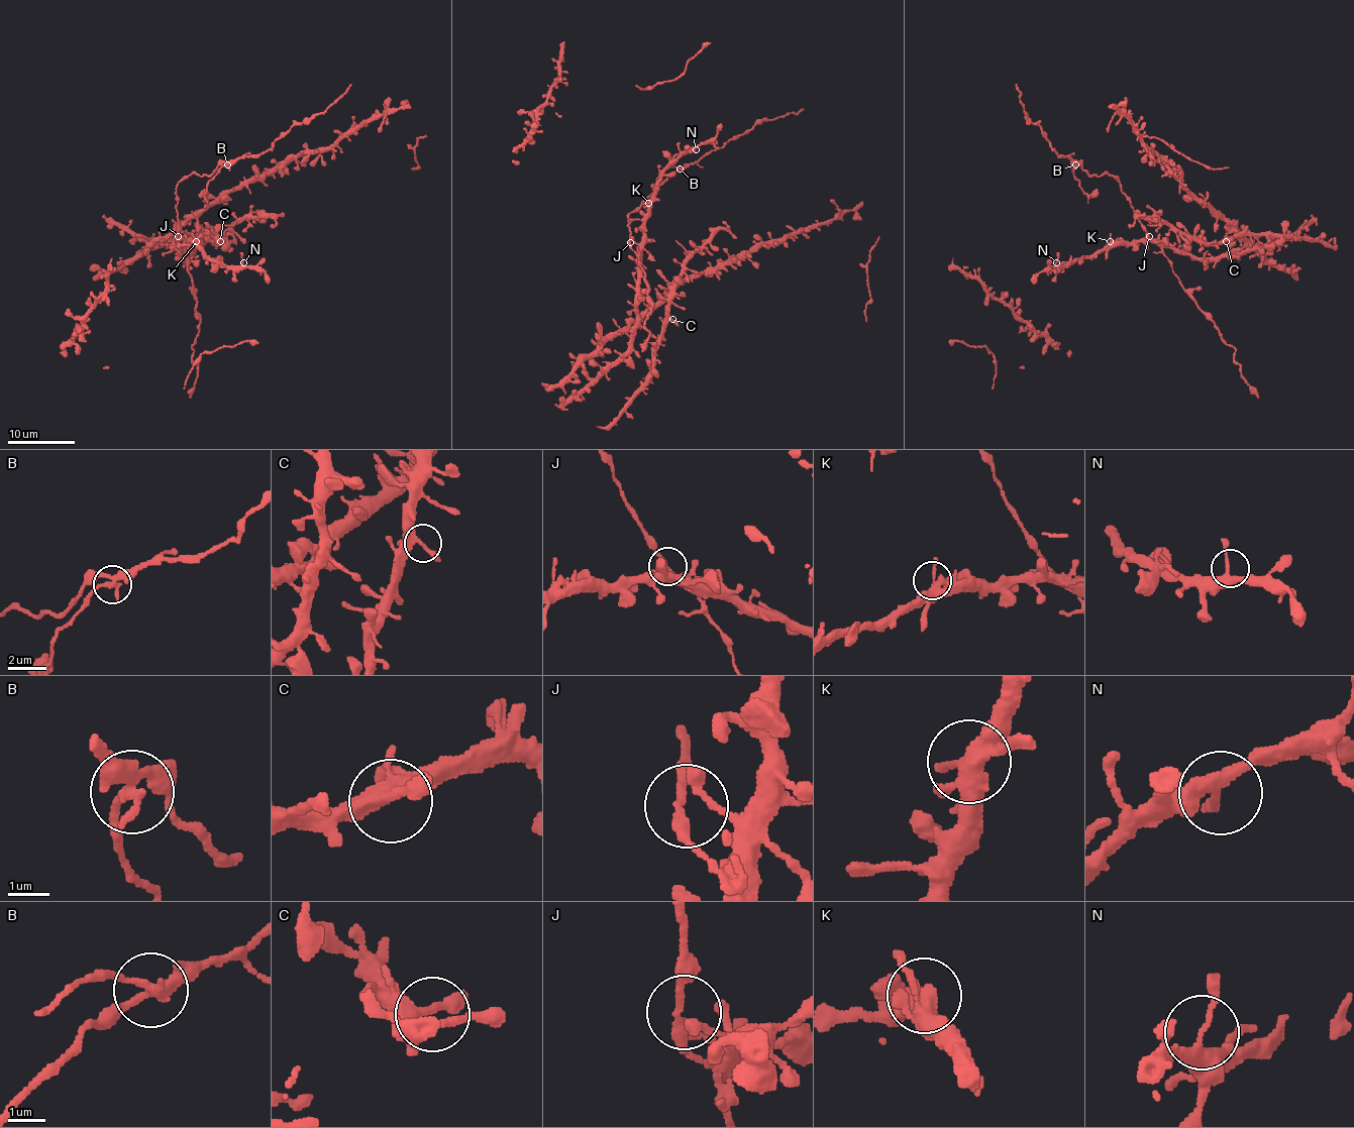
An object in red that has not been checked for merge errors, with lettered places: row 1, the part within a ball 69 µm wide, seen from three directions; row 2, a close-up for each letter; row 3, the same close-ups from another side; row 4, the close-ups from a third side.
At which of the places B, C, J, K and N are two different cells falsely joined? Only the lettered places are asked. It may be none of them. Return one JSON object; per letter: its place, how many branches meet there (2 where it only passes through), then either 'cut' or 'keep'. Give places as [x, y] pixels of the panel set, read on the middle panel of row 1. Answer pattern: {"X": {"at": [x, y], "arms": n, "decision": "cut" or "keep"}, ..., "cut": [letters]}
{"B": {"at": [680, 168], "arms": 3, "decision": "cut"}, "C": {"at": [672, 319], "arms": 4, "decision": "keep"}, "J": {"at": [630, 242], "arms": 2, "decision": "keep"}, "K": {"at": [648, 203], "arms": 5, "decision": "keep"}, "N": {"at": [696, 149], "arms": 3, "decision": "keep"}, "cut": ["B"]}

